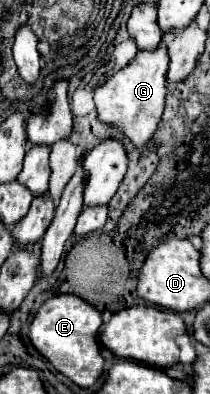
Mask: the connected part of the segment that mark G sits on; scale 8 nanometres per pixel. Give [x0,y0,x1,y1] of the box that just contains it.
[94,46,168,150]

